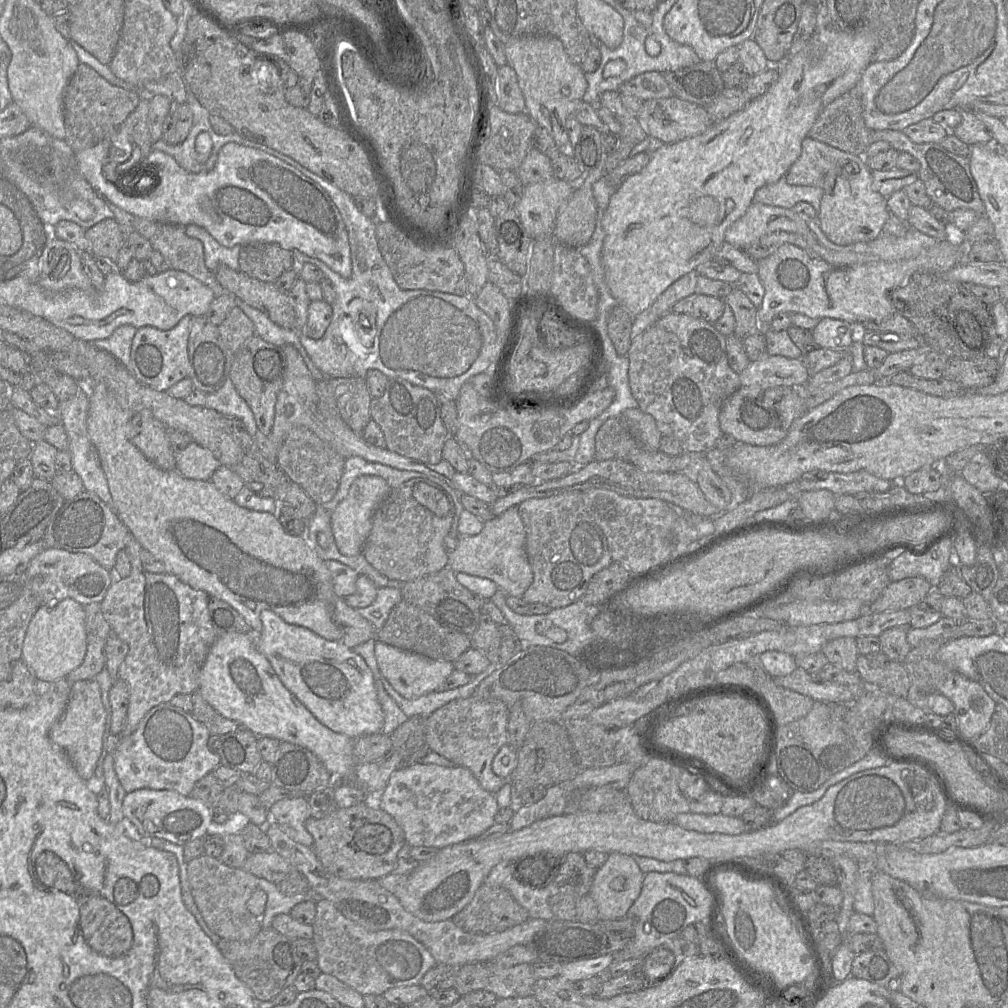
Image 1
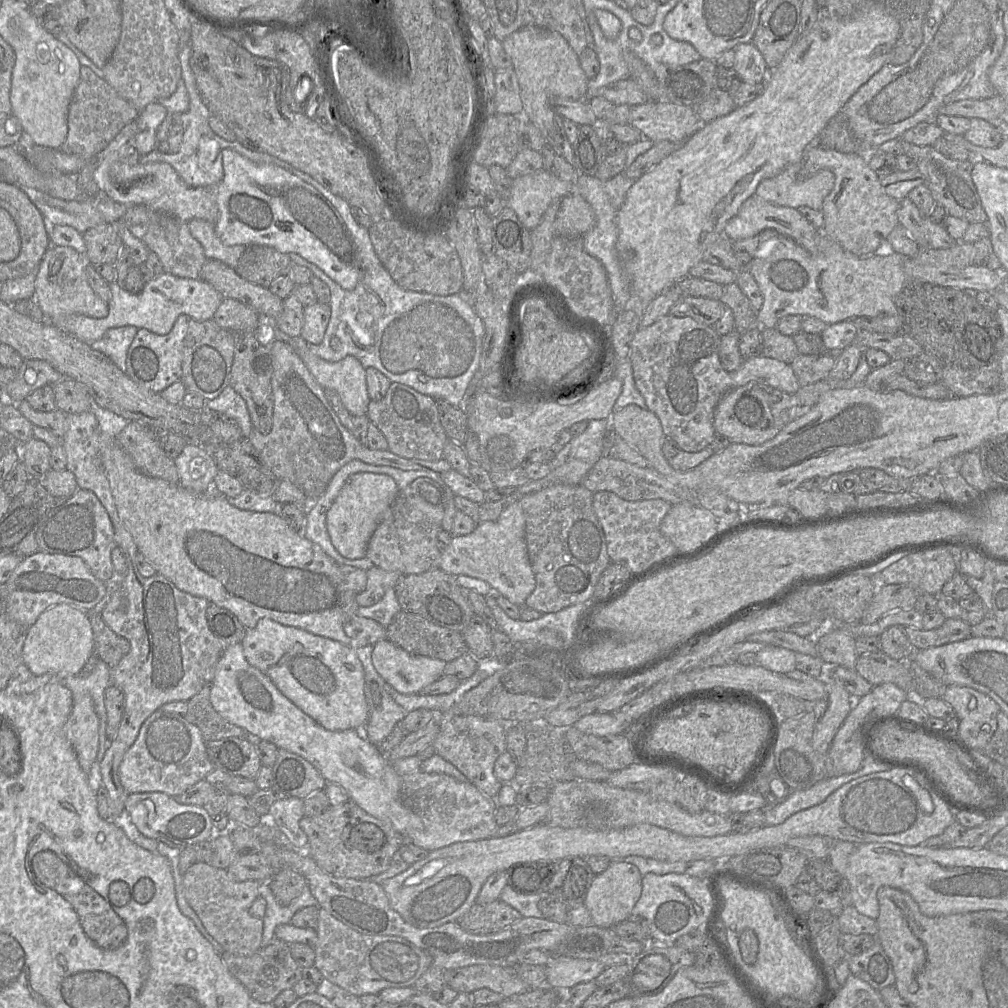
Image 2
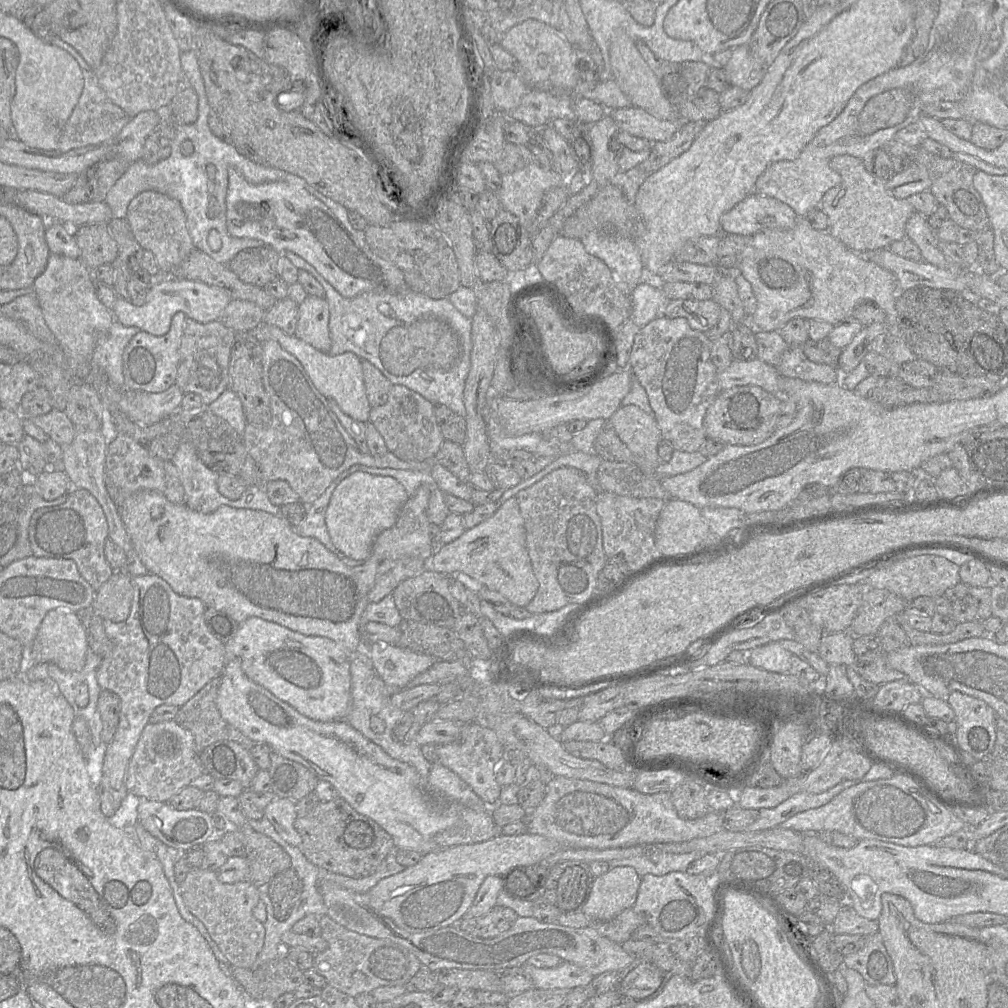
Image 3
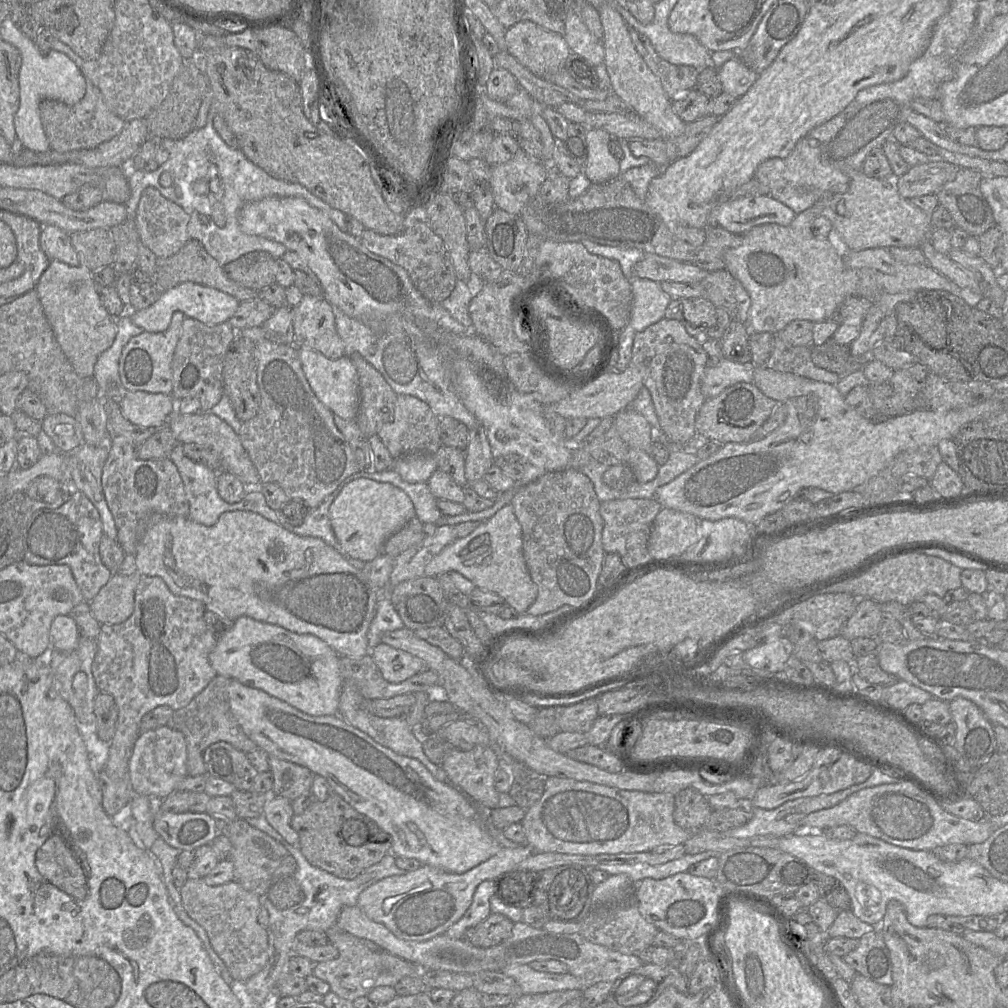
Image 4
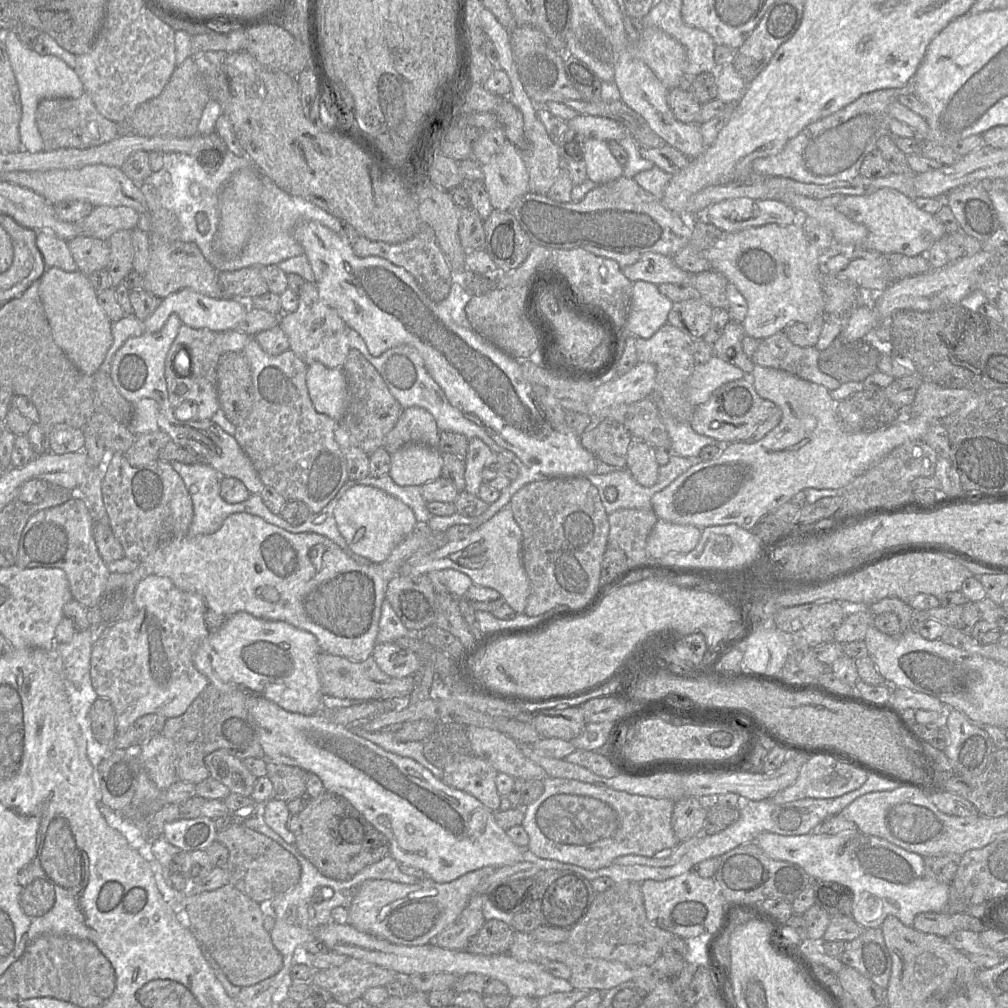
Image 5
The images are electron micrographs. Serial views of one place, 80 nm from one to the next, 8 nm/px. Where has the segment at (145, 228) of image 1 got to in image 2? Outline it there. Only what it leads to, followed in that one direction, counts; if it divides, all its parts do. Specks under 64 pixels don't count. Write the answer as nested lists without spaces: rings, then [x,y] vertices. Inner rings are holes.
[[[143,205],[128,207],[122,222],[133,236],[158,256],[165,273],[181,278],[200,279],[202,266],[207,259],[201,244],[191,236],[187,223]]]

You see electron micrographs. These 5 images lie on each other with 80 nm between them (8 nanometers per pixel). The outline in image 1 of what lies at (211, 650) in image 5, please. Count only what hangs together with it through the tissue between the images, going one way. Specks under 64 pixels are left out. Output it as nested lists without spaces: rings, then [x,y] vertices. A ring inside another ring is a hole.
[[[263,610],[260,619],[263,628],[256,641],[257,650],[267,658],[283,685],[319,722],[353,739],[382,733],[384,713],[378,701],[375,678],[361,656],[341,641],[327,641],[304,627],[286,623],[270,610]]]

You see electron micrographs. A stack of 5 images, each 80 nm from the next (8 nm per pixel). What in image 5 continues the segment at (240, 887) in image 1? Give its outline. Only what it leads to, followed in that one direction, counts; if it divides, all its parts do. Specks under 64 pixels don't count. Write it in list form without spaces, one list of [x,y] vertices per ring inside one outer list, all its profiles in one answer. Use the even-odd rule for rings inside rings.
[[[227,883],[212,891],[186,895],[184,899],[181,896],[181,906],[183,909],[183,920],[201,945],[201,951],[202,948],[208,951],[232,984],[241,988],[251,986],[275,975],[281,970],[283,957],[274,947],[269,932],[263,926],[264,904],[253,901]]]

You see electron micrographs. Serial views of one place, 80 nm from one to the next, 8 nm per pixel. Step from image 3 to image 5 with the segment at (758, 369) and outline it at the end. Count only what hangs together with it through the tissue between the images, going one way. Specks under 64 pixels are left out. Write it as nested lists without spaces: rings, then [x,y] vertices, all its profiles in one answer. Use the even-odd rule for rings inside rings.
[[[714,355],[708,362],[695,365],[686,383],[685,395],[697,407],[706,402],[713,391],[723,384],[745,377],[747,375],[739,367]]]

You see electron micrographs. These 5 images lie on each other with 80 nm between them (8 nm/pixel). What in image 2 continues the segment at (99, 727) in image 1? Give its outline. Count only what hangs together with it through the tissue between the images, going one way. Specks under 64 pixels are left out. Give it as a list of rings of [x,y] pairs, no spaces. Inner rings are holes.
[[[85,695],[80,701],[73,702],[72,711],[64,725],[64,732],[74,748],[82,770],[88,774],[99,749],[99,718],[94,710],[92,699]]]

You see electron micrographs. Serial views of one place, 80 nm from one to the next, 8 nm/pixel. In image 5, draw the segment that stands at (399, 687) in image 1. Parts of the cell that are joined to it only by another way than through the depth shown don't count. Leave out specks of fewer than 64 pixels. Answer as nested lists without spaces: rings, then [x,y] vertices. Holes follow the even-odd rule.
[[[396,643],[375,644],[372,657],[379,668],[393,678],[413,676],[421,665],[421,660],[414,652]]]

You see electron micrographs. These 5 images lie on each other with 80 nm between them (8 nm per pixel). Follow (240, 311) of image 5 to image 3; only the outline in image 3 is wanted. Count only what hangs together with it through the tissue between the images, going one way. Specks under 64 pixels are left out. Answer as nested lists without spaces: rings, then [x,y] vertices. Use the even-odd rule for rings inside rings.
[[[160,277],[150,285],[144,305],[135,306],[129,299],[118,296],[111,312],[115,320],[124,326],[138,327],[152,335],[162,336],[170,330],[172,318],[177,312],[183,312],[199,323],[218,321],[230,300],[231,297],[216,286],[188,279]]]

